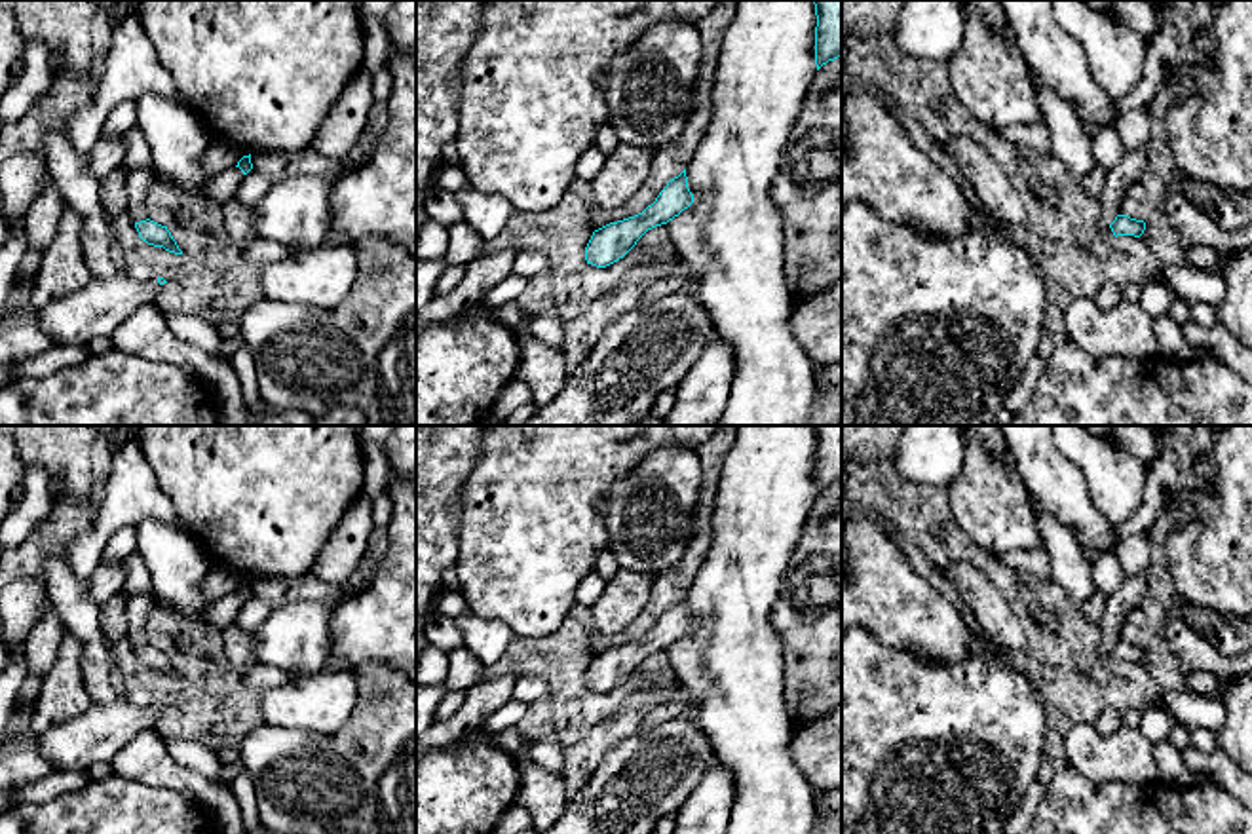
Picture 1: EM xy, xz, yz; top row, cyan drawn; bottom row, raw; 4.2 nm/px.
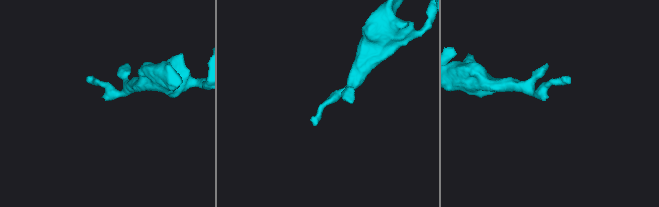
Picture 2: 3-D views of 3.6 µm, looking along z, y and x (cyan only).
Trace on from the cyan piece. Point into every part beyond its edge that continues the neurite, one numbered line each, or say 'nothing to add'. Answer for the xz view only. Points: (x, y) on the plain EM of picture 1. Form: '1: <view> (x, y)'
nothing to add

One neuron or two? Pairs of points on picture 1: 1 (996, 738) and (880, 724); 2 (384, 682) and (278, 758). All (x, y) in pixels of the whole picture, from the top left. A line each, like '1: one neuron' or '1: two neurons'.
1: one neuron
2: one neuron

